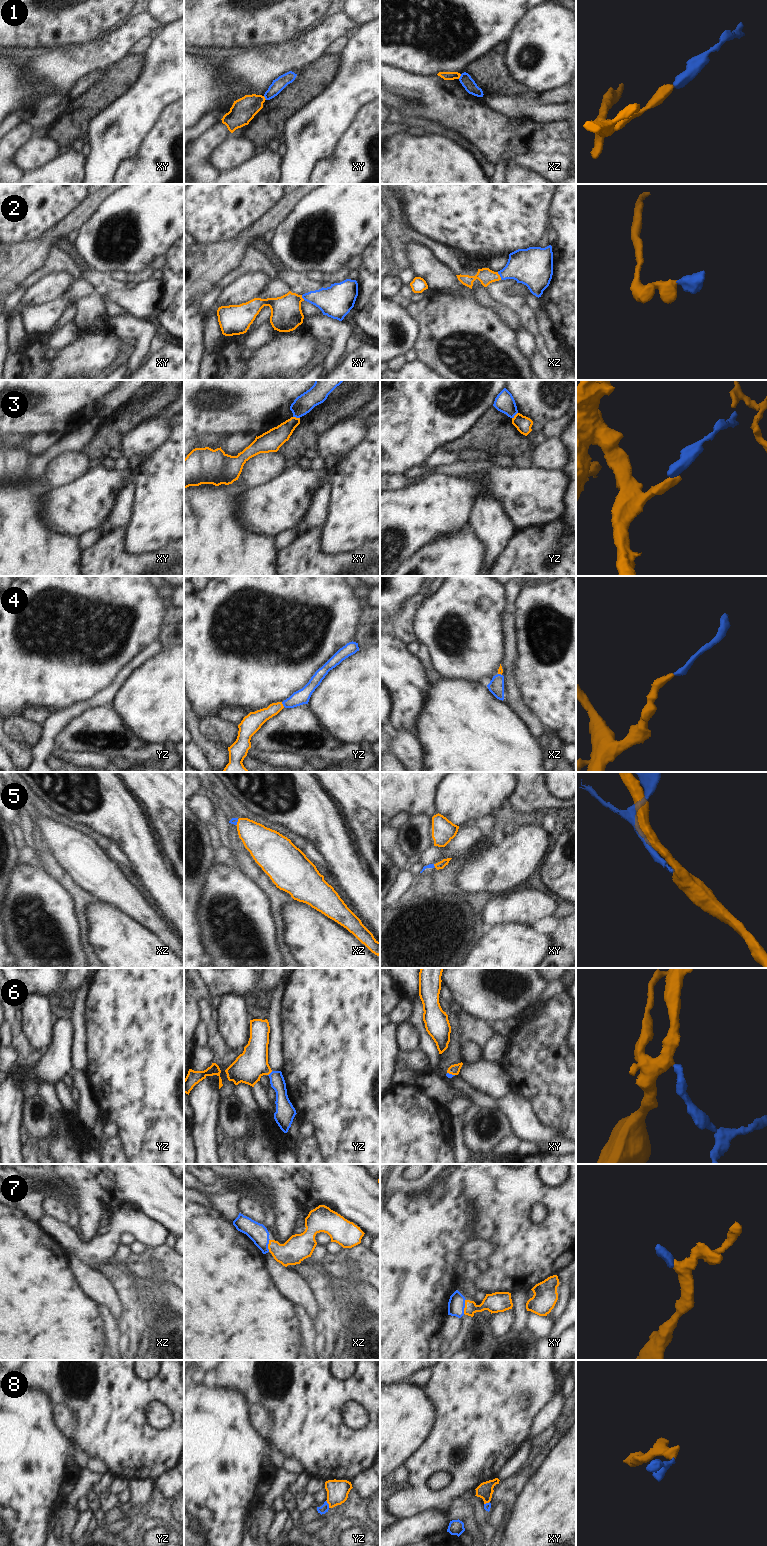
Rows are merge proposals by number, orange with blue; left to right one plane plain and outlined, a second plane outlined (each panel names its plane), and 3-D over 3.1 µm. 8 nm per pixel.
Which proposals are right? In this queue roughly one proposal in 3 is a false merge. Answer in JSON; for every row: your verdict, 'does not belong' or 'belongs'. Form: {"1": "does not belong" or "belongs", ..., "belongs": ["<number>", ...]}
{"1": "does not belong", "2": "belongs", "3": "does not belong", "4": "belongs", "5": "belongs", "6": "belongs", "7": "belongs", "8": "belongs", "belongs": ["2", "4", "5", "6", "7", "8"]}

